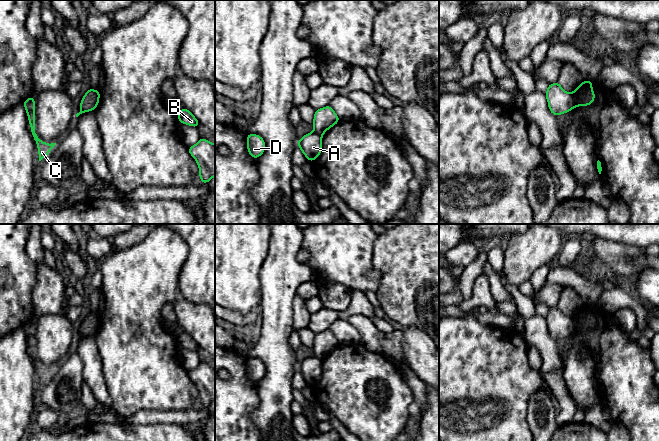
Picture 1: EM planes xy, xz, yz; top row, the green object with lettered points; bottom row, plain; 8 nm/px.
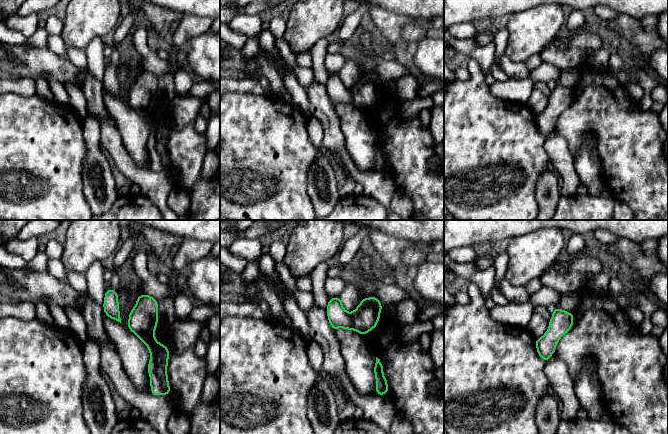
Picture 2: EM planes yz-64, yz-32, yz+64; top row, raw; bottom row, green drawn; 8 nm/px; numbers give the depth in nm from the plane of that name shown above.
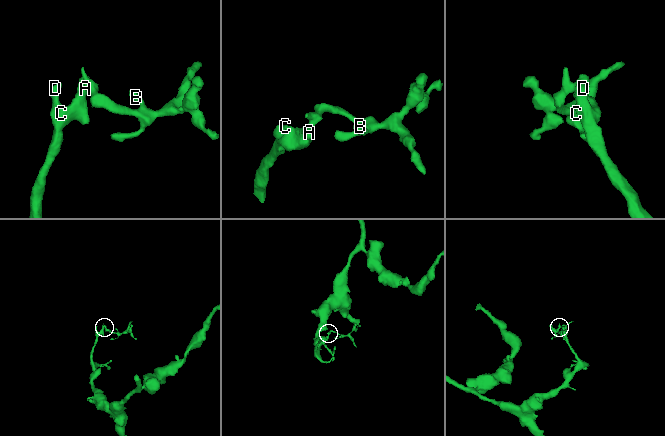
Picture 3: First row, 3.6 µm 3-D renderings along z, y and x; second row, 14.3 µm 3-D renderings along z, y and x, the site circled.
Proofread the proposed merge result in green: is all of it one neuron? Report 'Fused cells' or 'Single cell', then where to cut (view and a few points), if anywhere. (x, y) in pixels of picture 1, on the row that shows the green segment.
Fused cells. Split along yz (571, 94), (575, 106)

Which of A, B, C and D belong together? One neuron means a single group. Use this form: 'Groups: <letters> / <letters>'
Groups: A C D / B

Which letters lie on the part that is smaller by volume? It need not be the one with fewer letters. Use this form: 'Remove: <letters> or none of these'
Remove: B

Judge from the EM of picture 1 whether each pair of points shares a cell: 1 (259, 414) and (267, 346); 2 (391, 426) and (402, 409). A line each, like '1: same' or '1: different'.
1: same
2: same

